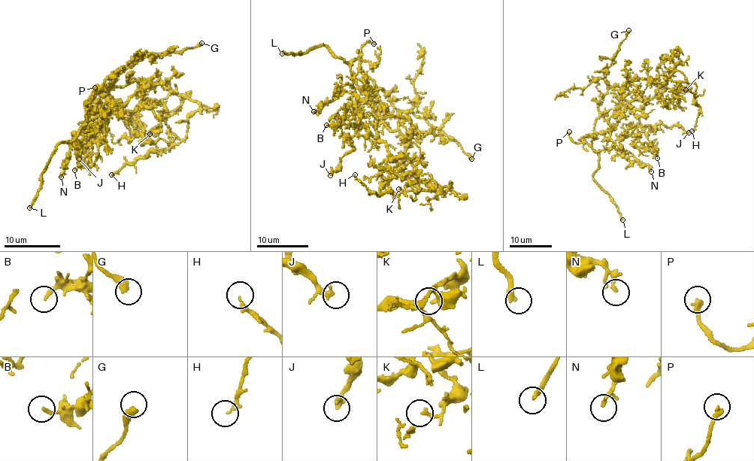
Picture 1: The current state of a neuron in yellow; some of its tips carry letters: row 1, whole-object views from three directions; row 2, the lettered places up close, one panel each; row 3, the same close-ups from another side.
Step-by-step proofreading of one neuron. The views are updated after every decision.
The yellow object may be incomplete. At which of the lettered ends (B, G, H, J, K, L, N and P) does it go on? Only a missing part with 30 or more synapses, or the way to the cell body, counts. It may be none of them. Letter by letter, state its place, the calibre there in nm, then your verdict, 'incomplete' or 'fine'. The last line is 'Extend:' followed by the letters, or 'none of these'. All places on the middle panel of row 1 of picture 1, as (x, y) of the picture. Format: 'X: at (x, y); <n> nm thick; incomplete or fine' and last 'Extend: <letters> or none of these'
B: at (326, 125); 200 nm thick; fine
G: at (471, 159); 400 nm thick; incomplete
H: at (355, 174); 180 nm thick; fine
J: at (330, 175); 220 nm thick; fine
K: at (398, 189); 180 nm thick; fine
L: at (282, 53); 240 nm thick; incomplete
N: at (313, 111); 180 nm thick; fine
P: at (373, 43); 280 nm thick; incomplete
Extend: G, L, P

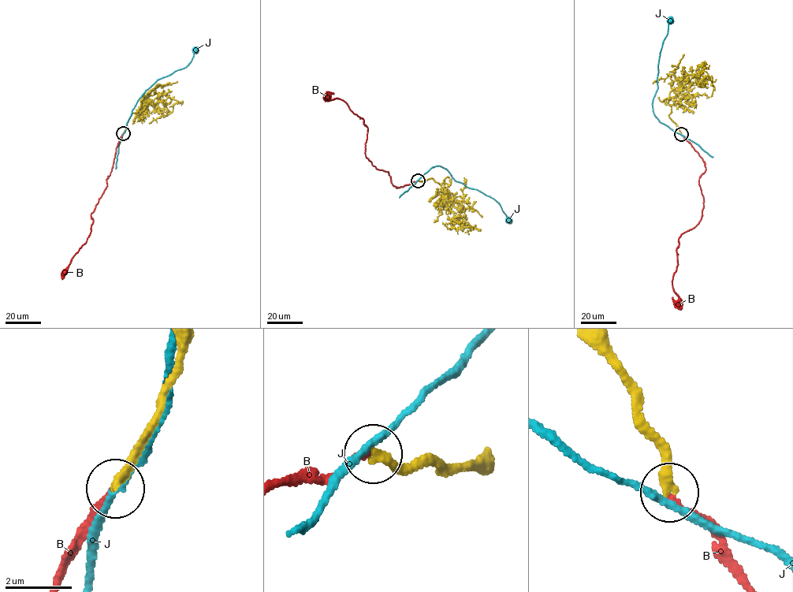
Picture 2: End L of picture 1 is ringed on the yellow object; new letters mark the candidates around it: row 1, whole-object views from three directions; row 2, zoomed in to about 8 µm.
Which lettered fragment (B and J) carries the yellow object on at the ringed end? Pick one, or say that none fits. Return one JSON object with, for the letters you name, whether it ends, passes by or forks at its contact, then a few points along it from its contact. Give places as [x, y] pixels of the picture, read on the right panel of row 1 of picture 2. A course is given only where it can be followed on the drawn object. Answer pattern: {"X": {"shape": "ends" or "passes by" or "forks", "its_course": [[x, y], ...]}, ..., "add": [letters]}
{"B": {"shape": "ends", "its_course": [[681, 134], [705, 169], [699, 179], [700, 221], [681, 235], [676, 248], [672, 281], [677, 303]]}, "add": ["B"]}

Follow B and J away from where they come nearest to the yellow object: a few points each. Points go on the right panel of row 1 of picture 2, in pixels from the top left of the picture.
B: (681, 134), (705, 169), (699, 179), (700, 221), (681, 235), (676, 248), (672, 281), (677, 303)
J: (680, 134), (659, 121), (653, 113), (652, 103), (657, 87), (660, 52), (670, 20)

